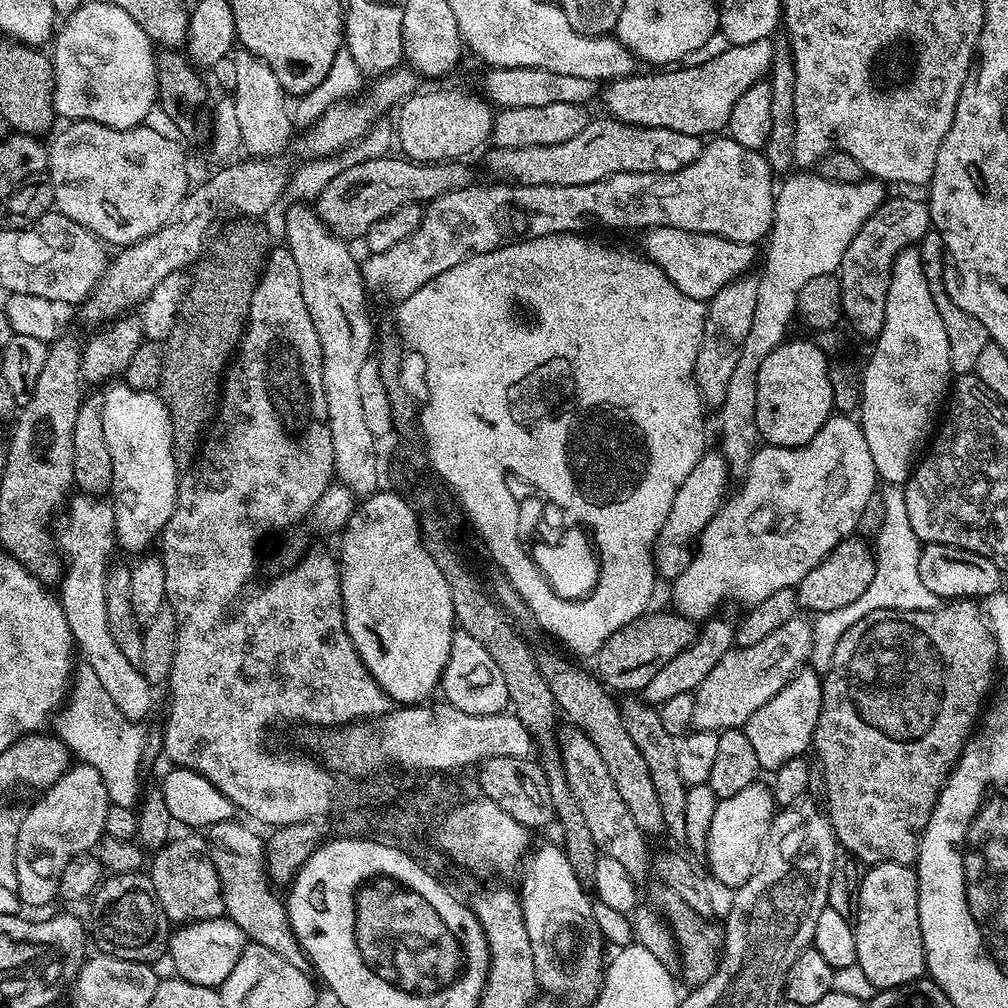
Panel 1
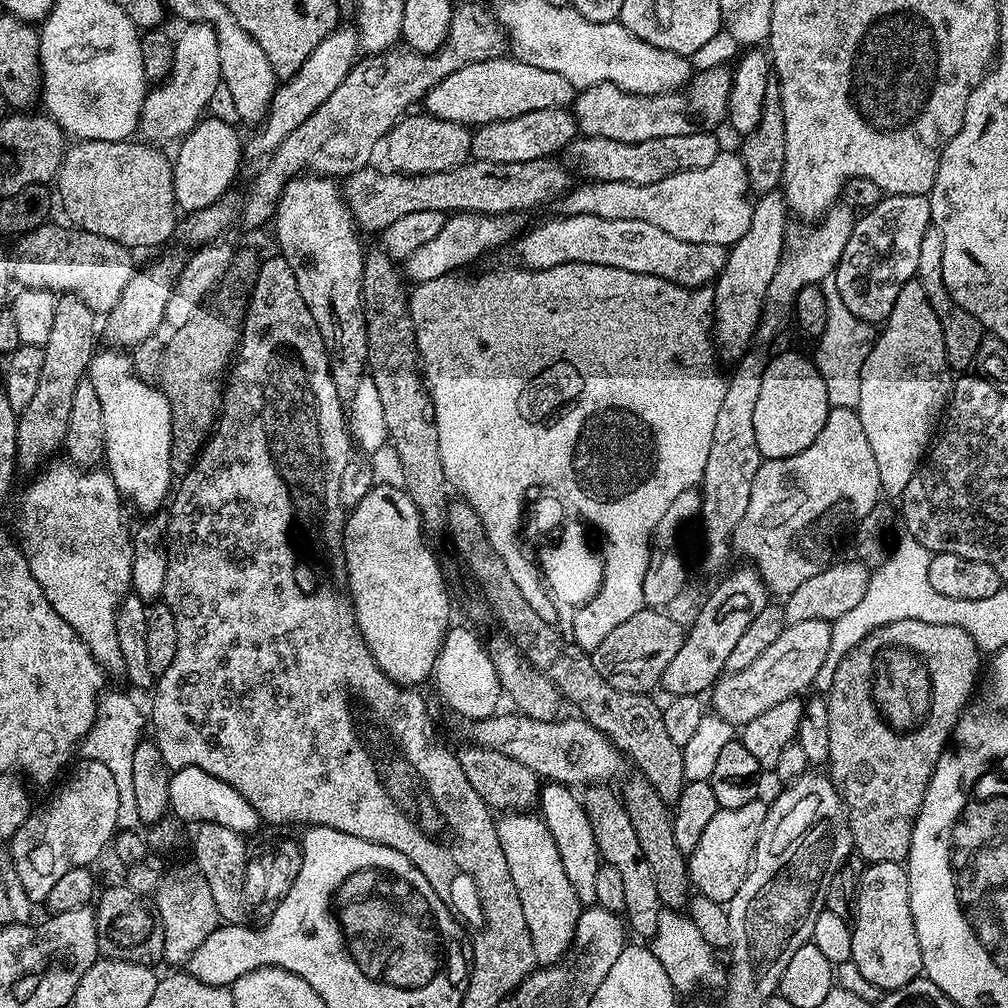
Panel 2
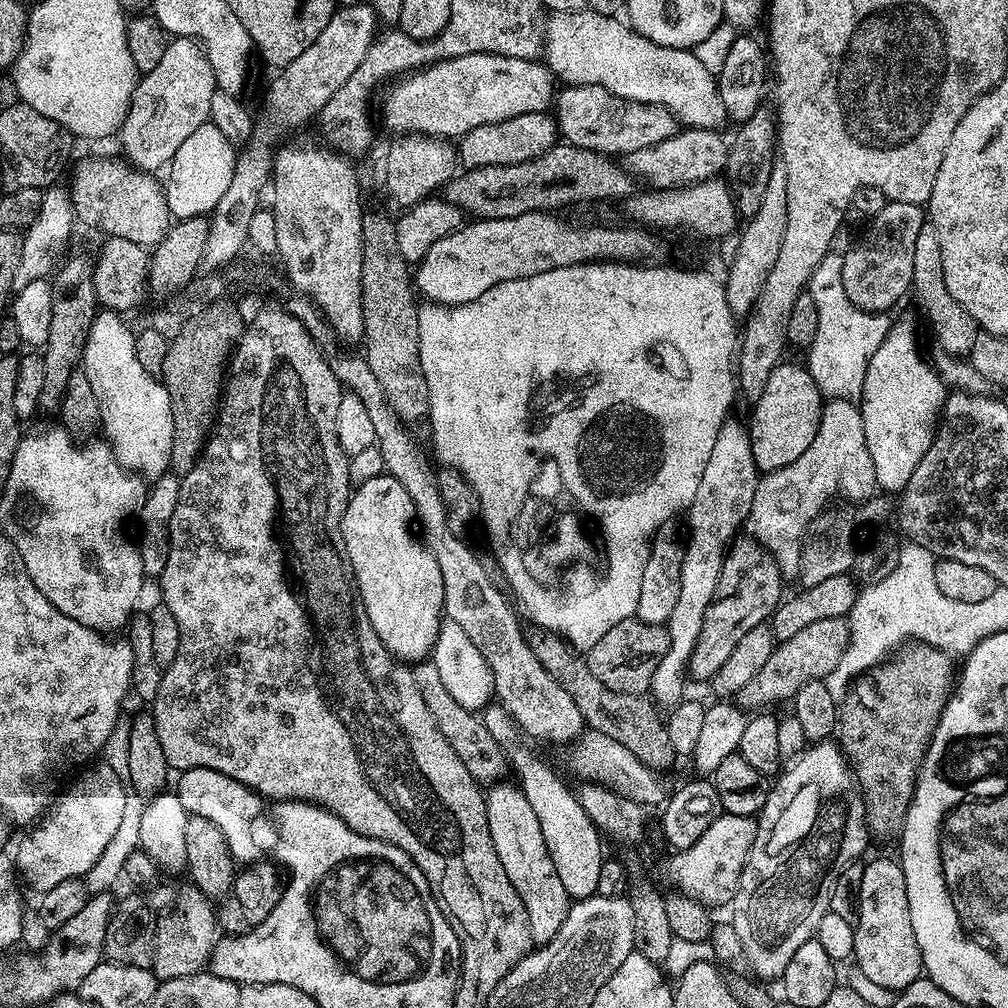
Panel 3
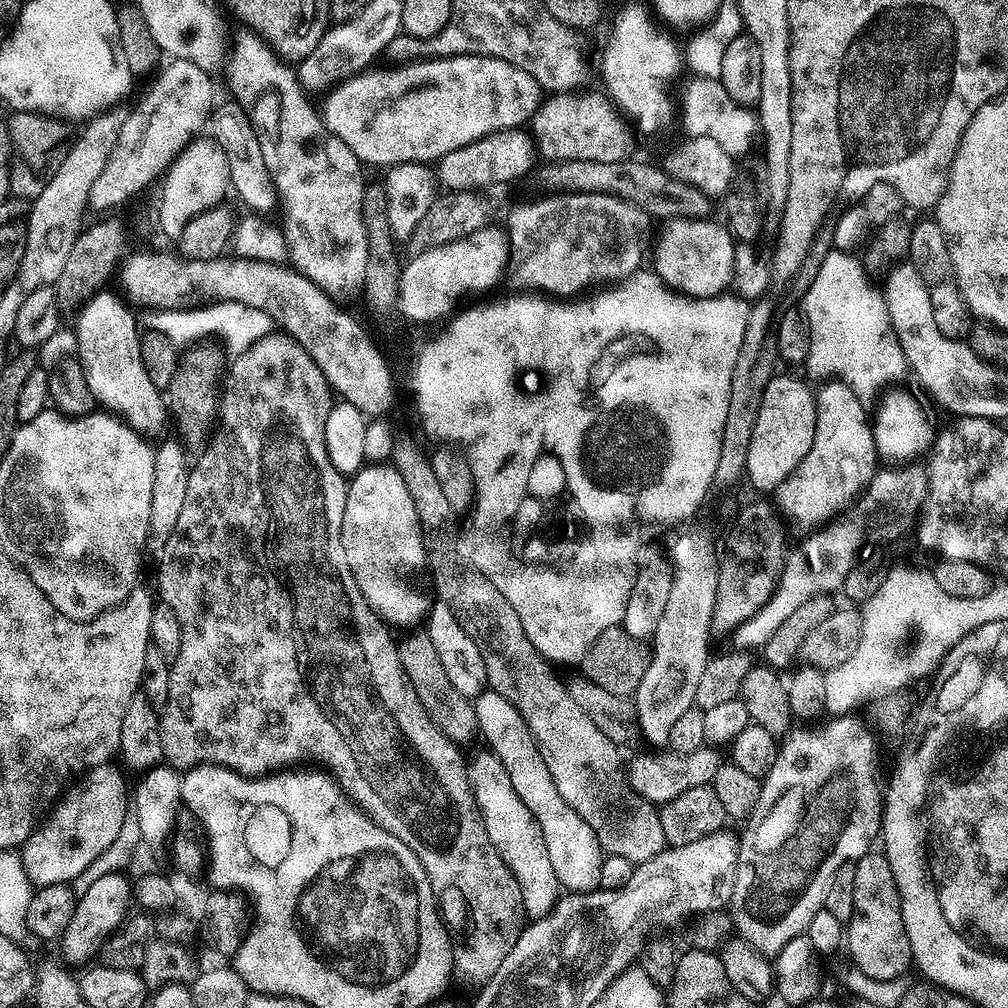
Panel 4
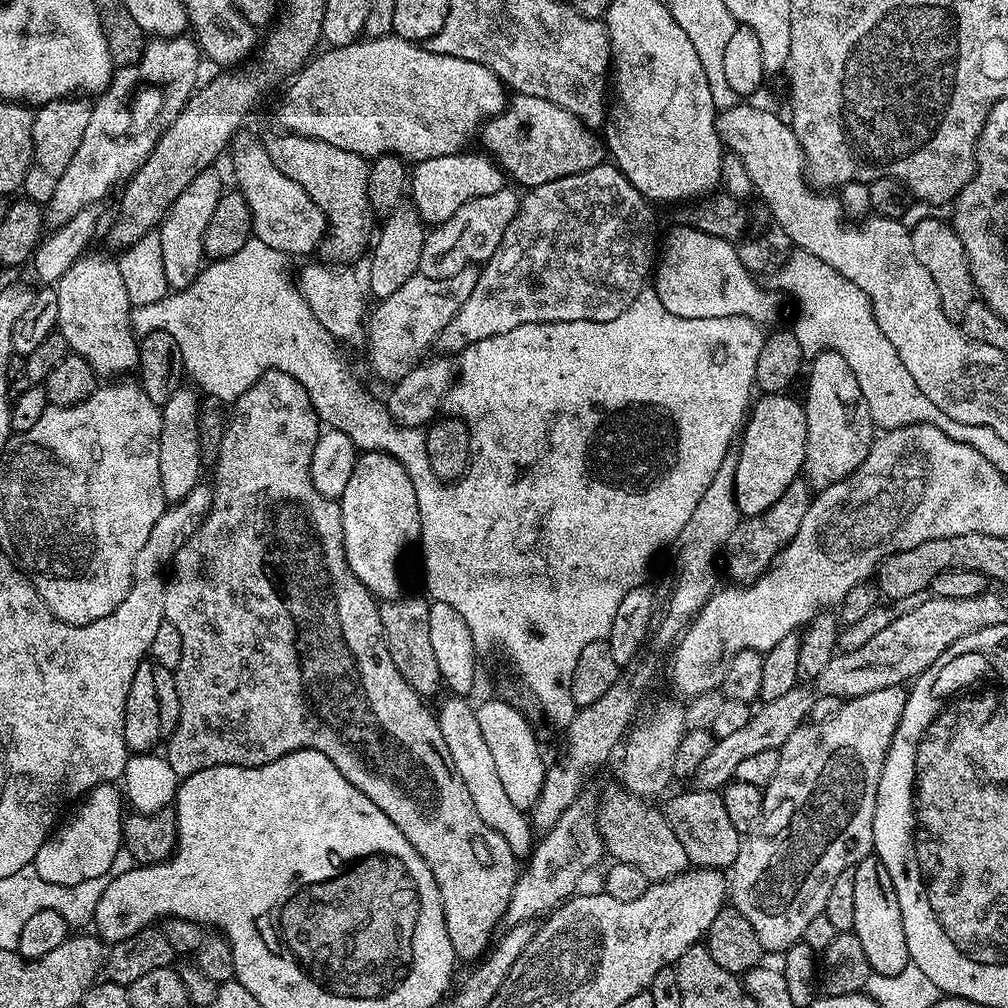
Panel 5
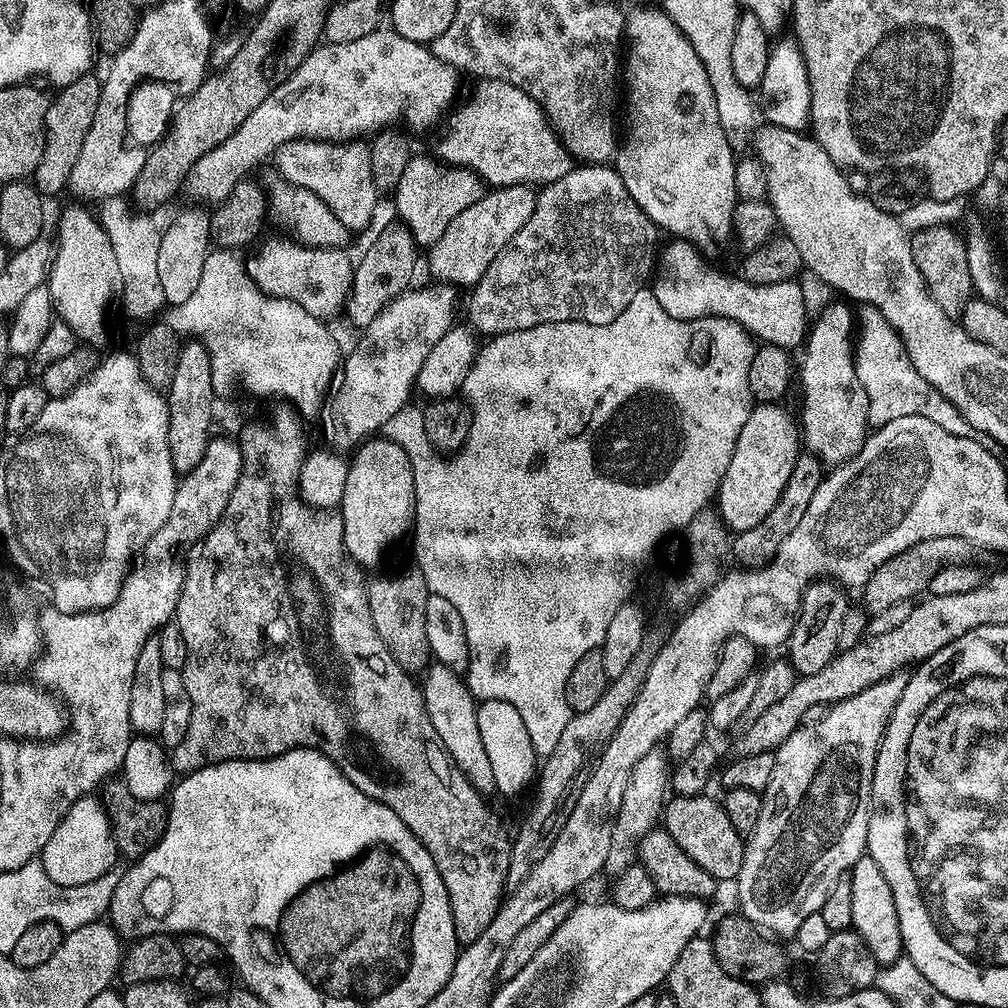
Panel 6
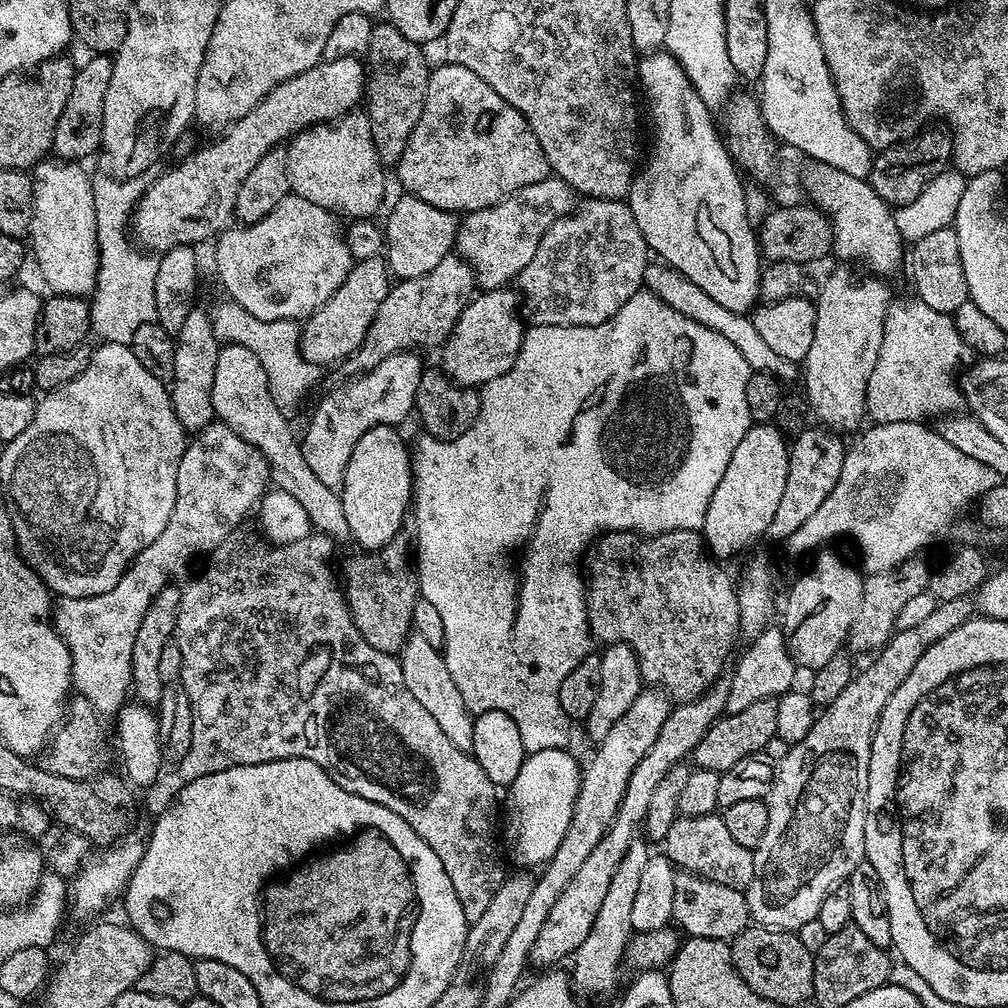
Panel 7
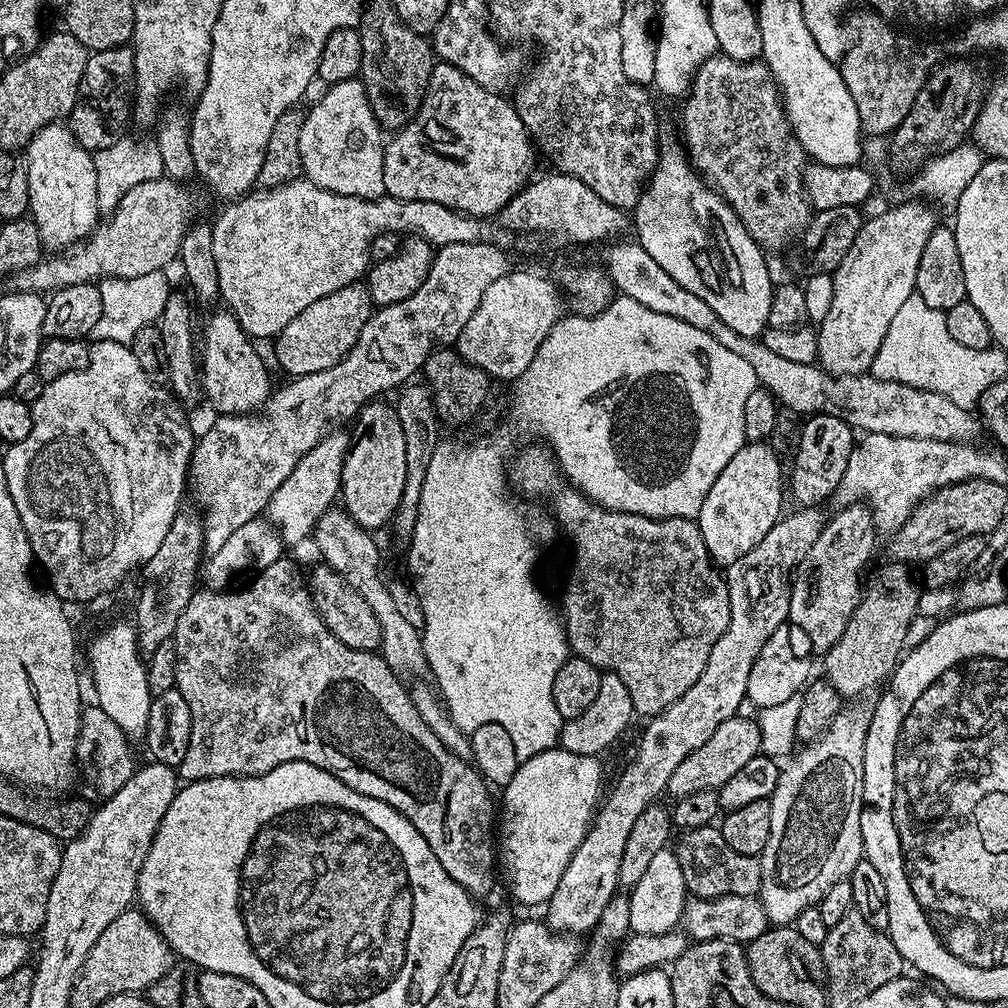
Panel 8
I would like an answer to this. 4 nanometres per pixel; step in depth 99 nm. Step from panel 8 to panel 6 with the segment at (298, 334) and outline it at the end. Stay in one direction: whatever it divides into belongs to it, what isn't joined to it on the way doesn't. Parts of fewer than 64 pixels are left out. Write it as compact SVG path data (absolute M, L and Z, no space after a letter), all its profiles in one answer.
M395 227L386 229L369 246L368 253L361 260L355 261L352 270L352 286L348 289L346 313L348 312L348 320L356 330L368 328L370 322L374 322L378 314L382 314L384 307L411 285L408 283L416 272L417 245L413 243L412 236L406 228Z

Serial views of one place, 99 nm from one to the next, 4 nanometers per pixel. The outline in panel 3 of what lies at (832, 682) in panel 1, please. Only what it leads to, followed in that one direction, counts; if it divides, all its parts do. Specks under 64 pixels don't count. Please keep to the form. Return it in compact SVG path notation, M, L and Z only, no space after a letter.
M912 647L916 648L909 652L901 651L901 656L890 664L882 662L869 668L849 687L848 695L838 708L838 742L854 767L854 774L865 796L868 827L873 833L895 833L903 825L912 791L916 789L916 773L949 697L949 693L940 692L940 688L948 684L948 675L952 672L952 664L948 660L951 659L936 648Z

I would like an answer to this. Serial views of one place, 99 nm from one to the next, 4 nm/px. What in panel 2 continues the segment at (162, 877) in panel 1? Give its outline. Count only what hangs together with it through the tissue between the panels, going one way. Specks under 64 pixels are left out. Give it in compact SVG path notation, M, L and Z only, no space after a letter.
M195 863L180 864L164 876L160 884L160 893L154 896L156 911L164 927L164 960L167 963L184 966L188 960L210 938L215 928L221 927L220 911L210 892L208 877Z

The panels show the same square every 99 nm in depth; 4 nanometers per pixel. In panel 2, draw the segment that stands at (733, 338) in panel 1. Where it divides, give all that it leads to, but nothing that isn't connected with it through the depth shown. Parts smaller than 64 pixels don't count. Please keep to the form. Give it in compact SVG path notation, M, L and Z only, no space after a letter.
M783 191L768 192L759 197L752 205L752 217L750 218L750 230L738 238L736 244L728 248L728 261L720 275L714 281L712 292L712 322L714 325L714 344L720 347L720 356L724 360L739 361L740 357L749 351L748 343L752 336L757 335L764 315L764 306L768 303L768 291L770 282L774 278L774 270L778 270L780 259L786 251L786 240L784 244L784 230L789 218L790 209L784 201Z

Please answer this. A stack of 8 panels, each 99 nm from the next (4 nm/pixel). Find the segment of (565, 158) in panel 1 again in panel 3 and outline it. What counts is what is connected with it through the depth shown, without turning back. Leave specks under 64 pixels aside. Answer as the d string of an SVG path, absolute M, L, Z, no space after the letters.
M685 127L654 146L646 146L637 152L628 153L626 164L637 177L645 176L652 183L649 185L658 190L662 188L687 188L690 184L706 183L717 179L728 166L728 144L720 135L719 131Z

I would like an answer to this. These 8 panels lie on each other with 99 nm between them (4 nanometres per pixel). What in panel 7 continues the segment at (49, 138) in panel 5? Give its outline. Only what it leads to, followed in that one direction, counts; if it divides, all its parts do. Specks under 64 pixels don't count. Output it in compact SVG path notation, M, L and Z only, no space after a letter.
M96 54L91 58L93 60L77 67L70 98L66 98L62 118L58 118L58 126L54 130L52 152L64 162L84 162L87 156L99 153L102 148L102 110L106 106L106 90L110 87L113 57L108 54Z

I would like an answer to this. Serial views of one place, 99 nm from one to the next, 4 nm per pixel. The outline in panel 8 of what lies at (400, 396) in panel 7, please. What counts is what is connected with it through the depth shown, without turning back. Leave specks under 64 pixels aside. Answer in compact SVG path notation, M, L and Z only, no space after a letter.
M329 431L300 459L298 466L294 466L290 478L286 478L286 482L282 482L282 486L278 486L278 490L274 490L274 494L270 498L266 509L266 519L269 525L280 533L280 539L285 545L300 544L307 536L309 539L316 531L316 522L320 515L337 503L342 482L342 466L344 456L348 452L350 436L347 431L336 431Z

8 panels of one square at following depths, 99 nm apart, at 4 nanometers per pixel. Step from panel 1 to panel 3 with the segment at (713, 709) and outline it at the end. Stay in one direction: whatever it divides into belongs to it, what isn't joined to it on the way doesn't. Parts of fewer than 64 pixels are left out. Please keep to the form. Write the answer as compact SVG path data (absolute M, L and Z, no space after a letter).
M835 616L832 619L823 619L812 622L806 626L805 630L800 630L798 634L788 640L781 641L770 659L762 670L758 672L746 686L740 691L739 699L741 707L748 710L758 710L760 706L768 703L784 702L792 699L798 689L808 681L827 679L829 674L838 666L842 660L842 654L848 648L851 636L851 625L845 617Z

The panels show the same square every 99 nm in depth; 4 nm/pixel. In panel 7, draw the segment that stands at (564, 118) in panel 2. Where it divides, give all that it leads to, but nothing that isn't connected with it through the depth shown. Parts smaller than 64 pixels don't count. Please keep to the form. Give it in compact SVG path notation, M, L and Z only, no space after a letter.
M404 194L401 197L388 216L388 225L384 224L382 228L386 263L389 273L397 281L430 274L430 270L434 270L434 266L438 266L438 262L442 262L442 258L446 258L455 249L458 227L457 213L430 206L430 202L422 202L422 198L417 196Z

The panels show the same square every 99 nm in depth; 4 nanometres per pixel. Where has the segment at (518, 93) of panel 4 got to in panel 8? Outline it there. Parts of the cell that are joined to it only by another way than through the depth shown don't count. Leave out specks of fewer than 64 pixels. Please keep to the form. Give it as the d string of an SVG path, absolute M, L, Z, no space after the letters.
M167 178L133 186L105 219L108 220L105 224L97 223L79 244L49 255L30 270L11 277L11 287L17 292L51 294L59 288L99 282L109 276L142 278L142 274L164 272L167 264L179 257L184 231L194 223L192 196L184 188L187 187Z

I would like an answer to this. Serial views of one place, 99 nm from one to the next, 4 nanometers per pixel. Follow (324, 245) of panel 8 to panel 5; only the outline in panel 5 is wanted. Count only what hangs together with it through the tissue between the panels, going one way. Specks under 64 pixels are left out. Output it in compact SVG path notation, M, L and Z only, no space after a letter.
M331 262L308 264L298 276L298 287L318 322L337 342L363 345L366 340L366 288L348 266L337 266Z

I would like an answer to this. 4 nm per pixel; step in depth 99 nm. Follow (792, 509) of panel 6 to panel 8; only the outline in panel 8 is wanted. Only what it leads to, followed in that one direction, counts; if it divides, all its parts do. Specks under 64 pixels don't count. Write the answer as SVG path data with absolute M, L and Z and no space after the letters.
M830 414L807 417L804 420L798 454L791 461L791 499L793 496L797 500L795 503L801 508L814 508L823 505L823 500L831 501L846 474L846 462L850 462L853 447L854 429L842 422L842 418L834 418Z

